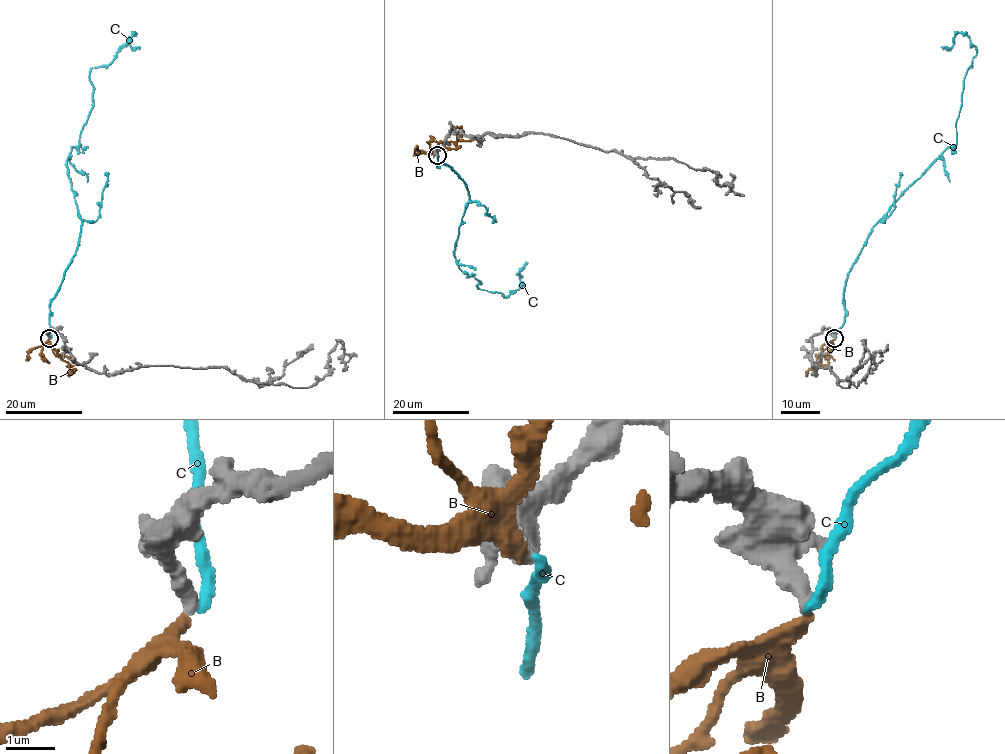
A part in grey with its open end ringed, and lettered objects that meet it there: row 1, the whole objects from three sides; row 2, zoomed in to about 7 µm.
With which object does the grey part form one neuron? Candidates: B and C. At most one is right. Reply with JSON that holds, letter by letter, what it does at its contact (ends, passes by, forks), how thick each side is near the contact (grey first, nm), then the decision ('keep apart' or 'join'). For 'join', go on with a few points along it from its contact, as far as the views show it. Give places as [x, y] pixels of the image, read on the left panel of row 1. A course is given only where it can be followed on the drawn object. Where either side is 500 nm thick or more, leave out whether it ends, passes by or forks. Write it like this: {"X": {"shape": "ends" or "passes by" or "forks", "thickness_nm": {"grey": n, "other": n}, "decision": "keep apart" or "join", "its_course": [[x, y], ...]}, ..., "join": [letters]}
{"B": {"shape": "ends", "thickness_nm": {"grey": 360, "other": 320}, "decision": "keep apart"}, "C": {"shape": "ends", "thickness_nm": {"grey": 360, "other": 240}, "decision": "keep apart"}, "join": []}

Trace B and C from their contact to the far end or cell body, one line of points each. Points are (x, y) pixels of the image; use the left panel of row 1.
B: (48, 338), (52, 352), (69, 364), (69, 368), (75, 370), (68, 376)
C: (49, 338), (49, 301), (80, 233), (67, 159), (93, 106), (91, 69), (132, 33), (138, 46)

